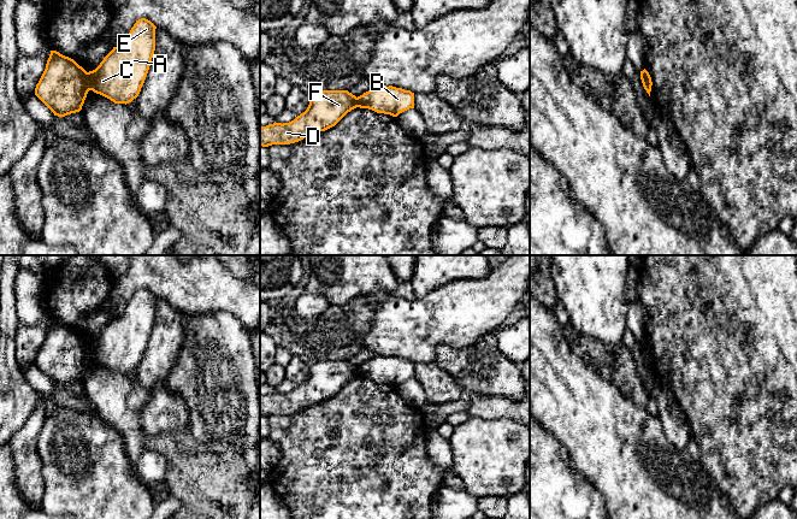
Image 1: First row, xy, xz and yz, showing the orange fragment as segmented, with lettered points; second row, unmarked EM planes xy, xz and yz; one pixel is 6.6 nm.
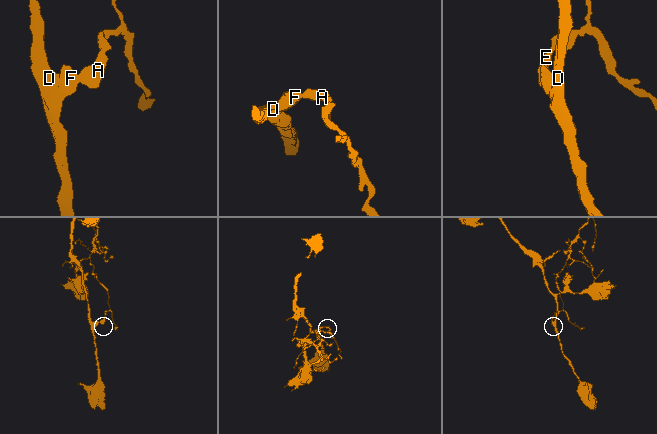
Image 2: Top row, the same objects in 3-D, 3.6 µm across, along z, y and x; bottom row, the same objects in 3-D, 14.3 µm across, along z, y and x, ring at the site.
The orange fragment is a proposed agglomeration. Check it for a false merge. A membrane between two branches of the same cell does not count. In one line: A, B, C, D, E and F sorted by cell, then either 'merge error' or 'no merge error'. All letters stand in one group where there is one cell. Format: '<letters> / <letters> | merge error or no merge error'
A B C E / D F | merge error

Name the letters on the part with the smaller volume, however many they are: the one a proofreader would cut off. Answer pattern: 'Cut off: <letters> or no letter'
Cut off: A, B, C, E

